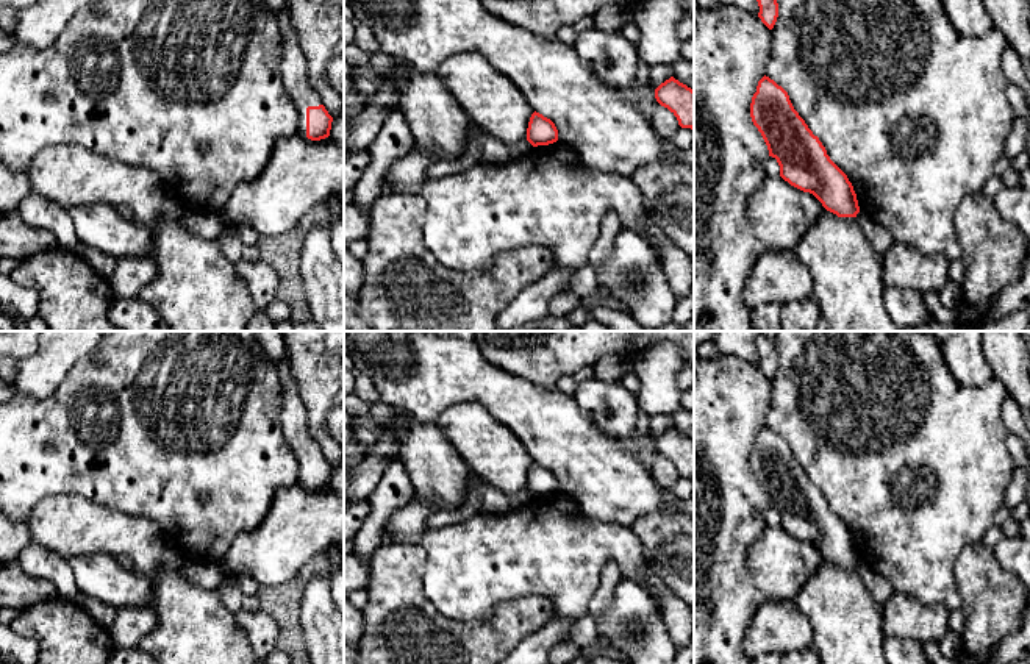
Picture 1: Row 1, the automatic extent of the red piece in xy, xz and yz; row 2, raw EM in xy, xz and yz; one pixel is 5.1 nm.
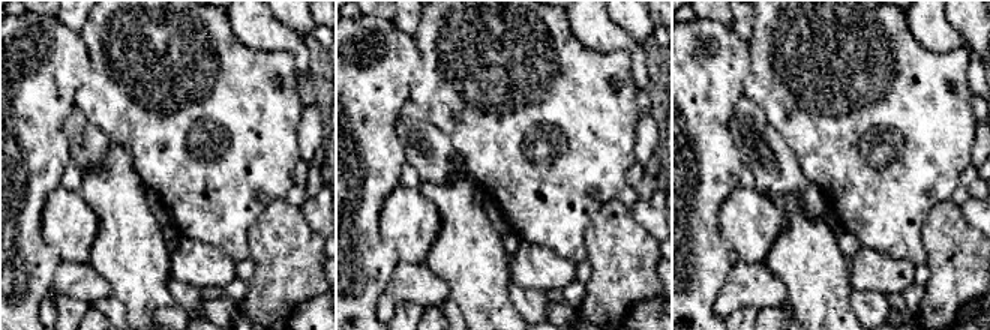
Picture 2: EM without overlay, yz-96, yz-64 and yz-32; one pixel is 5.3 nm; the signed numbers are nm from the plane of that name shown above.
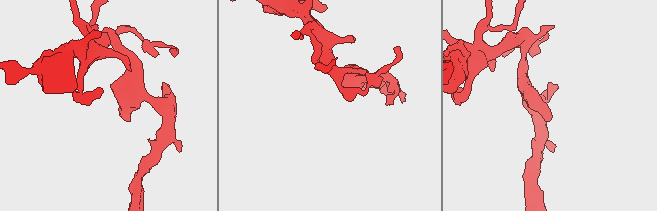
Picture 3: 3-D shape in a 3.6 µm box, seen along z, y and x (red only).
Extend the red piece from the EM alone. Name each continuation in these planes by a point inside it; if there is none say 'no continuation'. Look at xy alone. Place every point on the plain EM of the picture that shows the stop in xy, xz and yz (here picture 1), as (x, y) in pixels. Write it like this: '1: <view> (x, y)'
1: xy (294, 417)

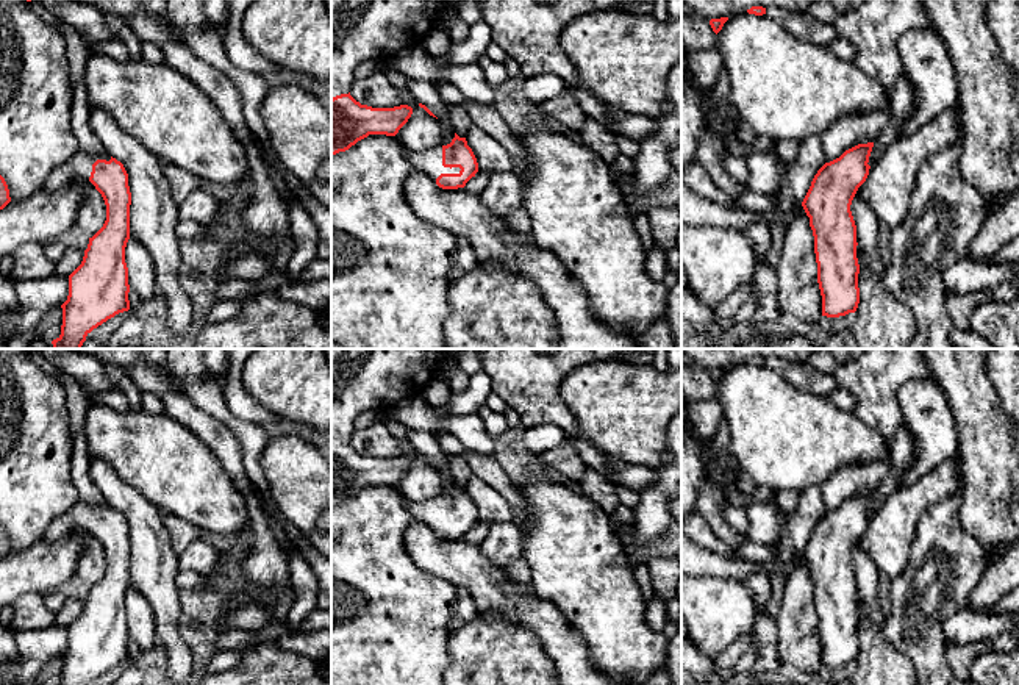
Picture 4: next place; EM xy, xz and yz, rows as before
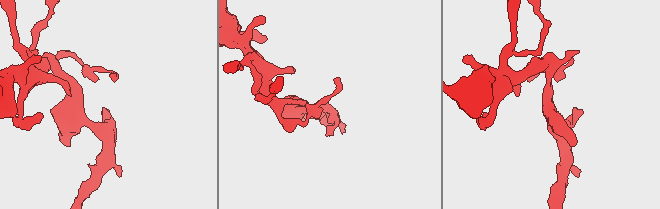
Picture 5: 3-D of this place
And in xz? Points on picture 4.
1: xz (430, 513)

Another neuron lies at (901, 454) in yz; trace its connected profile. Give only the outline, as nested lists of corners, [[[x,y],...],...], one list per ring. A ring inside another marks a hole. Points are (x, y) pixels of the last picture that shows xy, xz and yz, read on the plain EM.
[[[902,424],[891,444],[889,471],[874,493],[874,497],[872,497],[872,502],[869,507],[869,513],[867,513],[869,516],[874,516],[875,511],[885,504],[885,500],[896,490],[899,490],[899,482],[902,479],[905,468],[911,461],[911,458],[913,458],[911,435],[910,435],[908,427],[905,424]]]

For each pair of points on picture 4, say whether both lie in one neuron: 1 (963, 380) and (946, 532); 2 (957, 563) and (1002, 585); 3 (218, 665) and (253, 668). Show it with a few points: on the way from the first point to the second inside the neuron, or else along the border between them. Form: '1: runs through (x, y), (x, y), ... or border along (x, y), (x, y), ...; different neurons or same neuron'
1: border along (957, 452), (961, 462), (963, 488); different neurons
2: border along (988, 565), (968, 602); different neurons
3: border along (241, 649), (241, 660), (230, 668); different neurons

